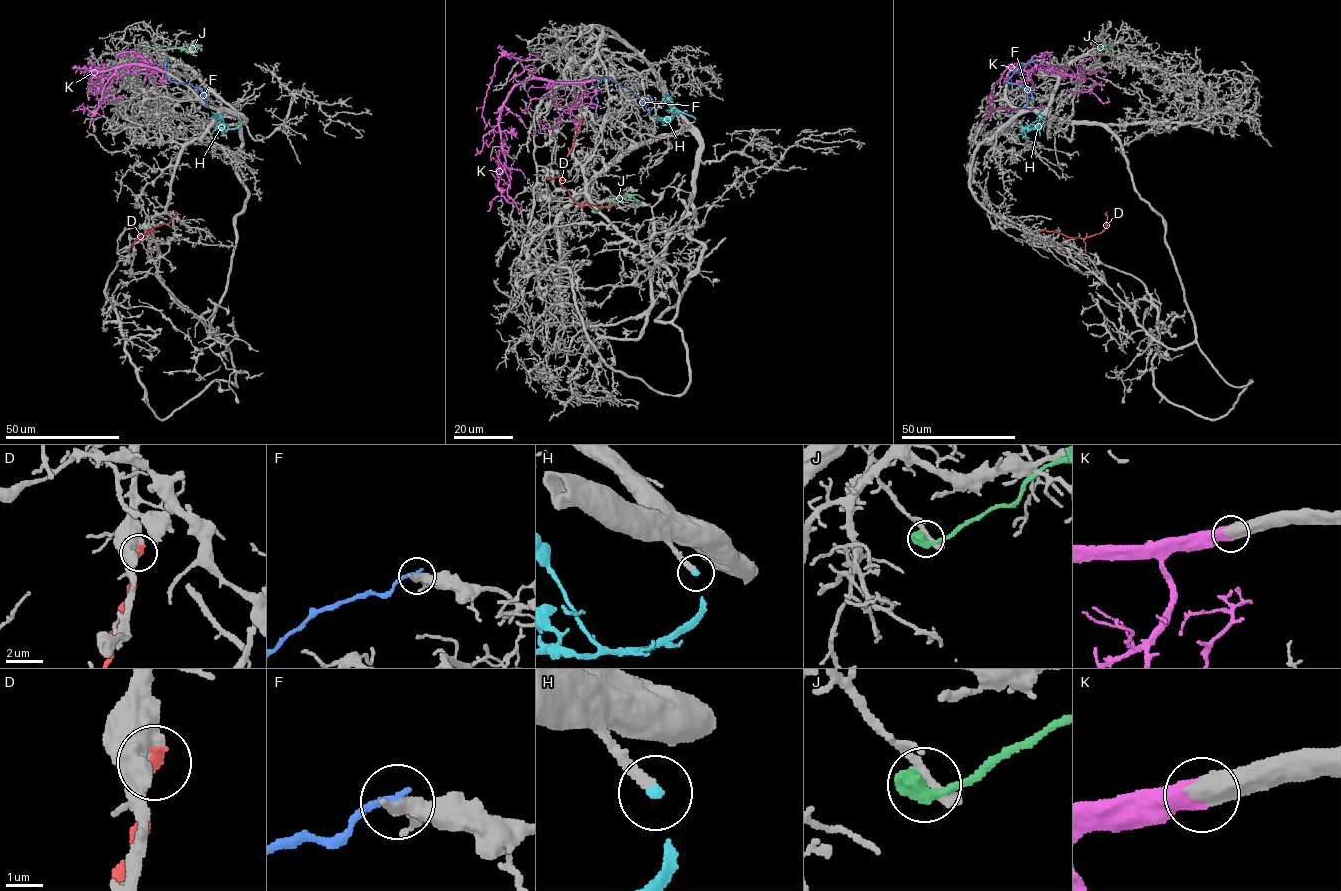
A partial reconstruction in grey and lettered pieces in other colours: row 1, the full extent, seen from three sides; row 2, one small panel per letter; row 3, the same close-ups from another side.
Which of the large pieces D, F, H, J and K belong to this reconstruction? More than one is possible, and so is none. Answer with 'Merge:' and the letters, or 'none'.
Merge: H, K

